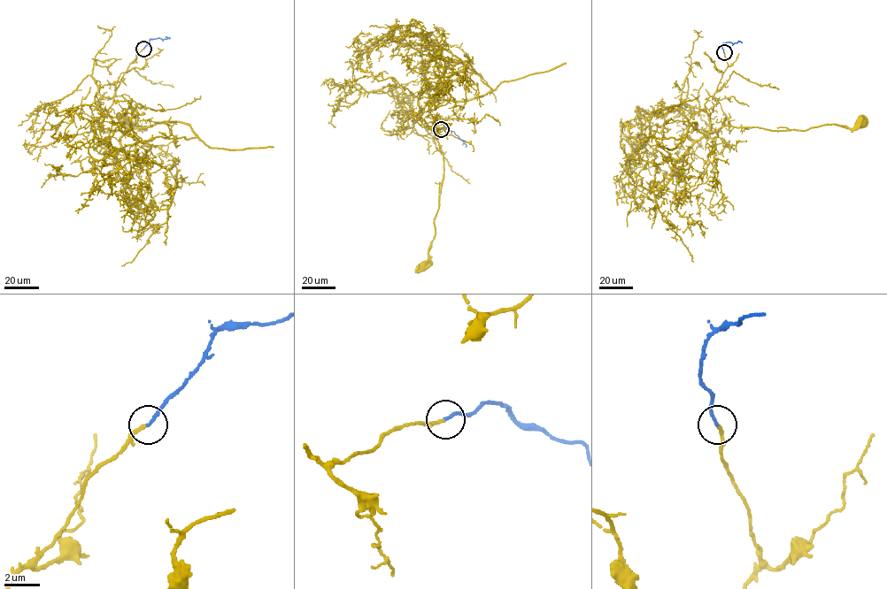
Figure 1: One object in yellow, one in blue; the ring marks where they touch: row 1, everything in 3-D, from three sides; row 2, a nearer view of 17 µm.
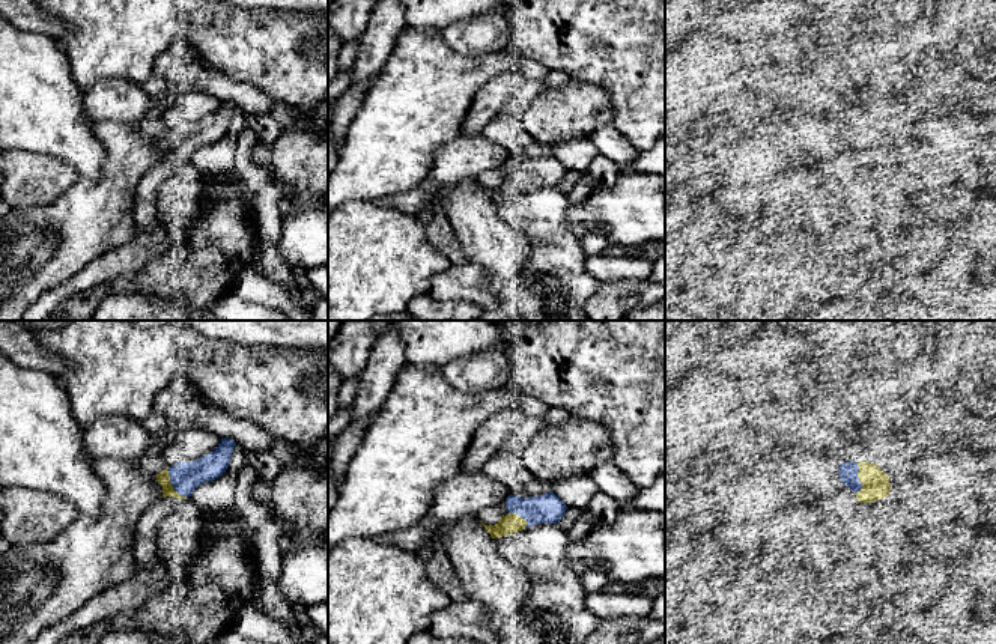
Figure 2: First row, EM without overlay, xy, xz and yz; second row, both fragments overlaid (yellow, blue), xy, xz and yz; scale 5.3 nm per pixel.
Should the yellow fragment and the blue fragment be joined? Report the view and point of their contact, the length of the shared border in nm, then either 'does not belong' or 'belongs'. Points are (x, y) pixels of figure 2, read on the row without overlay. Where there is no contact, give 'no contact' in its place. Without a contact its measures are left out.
meets yellow in xy at (170, 148); contact 200 nm long; belongs

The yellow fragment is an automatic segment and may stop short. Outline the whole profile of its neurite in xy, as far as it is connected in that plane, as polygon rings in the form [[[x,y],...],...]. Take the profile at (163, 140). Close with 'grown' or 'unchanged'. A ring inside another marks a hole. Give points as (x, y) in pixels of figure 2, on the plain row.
[[[221,101],[218,110],[197,123],[178,125],[156,137],[162,149],[162,159],[187,163],[194,152],[205,144],[212,144],[223,138],[229,129],[236,105]]]; grown

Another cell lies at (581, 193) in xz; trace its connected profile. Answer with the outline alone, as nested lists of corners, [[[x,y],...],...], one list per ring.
[[[582,172],[578,184],[572,190],[572,193],[567,196],[570,205],[579,205],[587,202],[591,196],[593,188],[594,188],[594,182],[588,176],[588,172]]]

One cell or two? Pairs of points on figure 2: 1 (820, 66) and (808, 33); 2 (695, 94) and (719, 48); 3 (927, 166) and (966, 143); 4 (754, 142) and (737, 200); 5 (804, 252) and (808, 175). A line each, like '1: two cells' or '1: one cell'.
1: one cell
2: one cell
3: two cells
4: one cell
5: one cell

